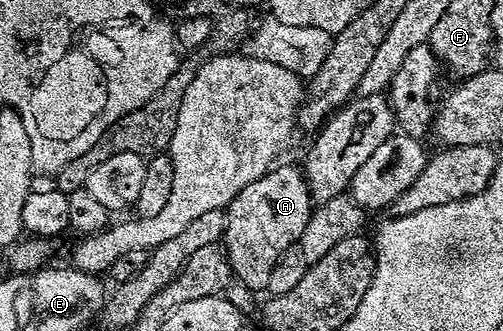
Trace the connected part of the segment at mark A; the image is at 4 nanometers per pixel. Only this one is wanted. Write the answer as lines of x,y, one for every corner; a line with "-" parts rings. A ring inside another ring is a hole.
279,166
246,184
226,207
222,249
232,266
235,281
246,284
253,292
267,291
274,264
299,243
314,209
303,169

